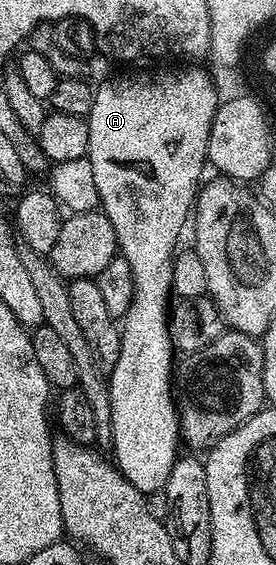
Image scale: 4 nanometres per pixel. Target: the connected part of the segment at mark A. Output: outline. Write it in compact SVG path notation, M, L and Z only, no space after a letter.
M198 66L182 67L186 68L178 68L175 72L142 72L123 80L104 81L97 85L88 117L88 159L92 162L92 175L96 177L98 203L116 230L121 259L128 262L134 283L130 305L124 313L126 328L124 324L121 329L120 354L116 366L108 374L114 431L112 460L128 482L145 494L165 489L172 466L180 455L176 396L170 393L170 371L176 357L172 339L172 266L179 247L178 235L185 224L187 227L200 191L202 167L205 169L208 164L208 134L220 103L220 95L208 73L201 72Z

